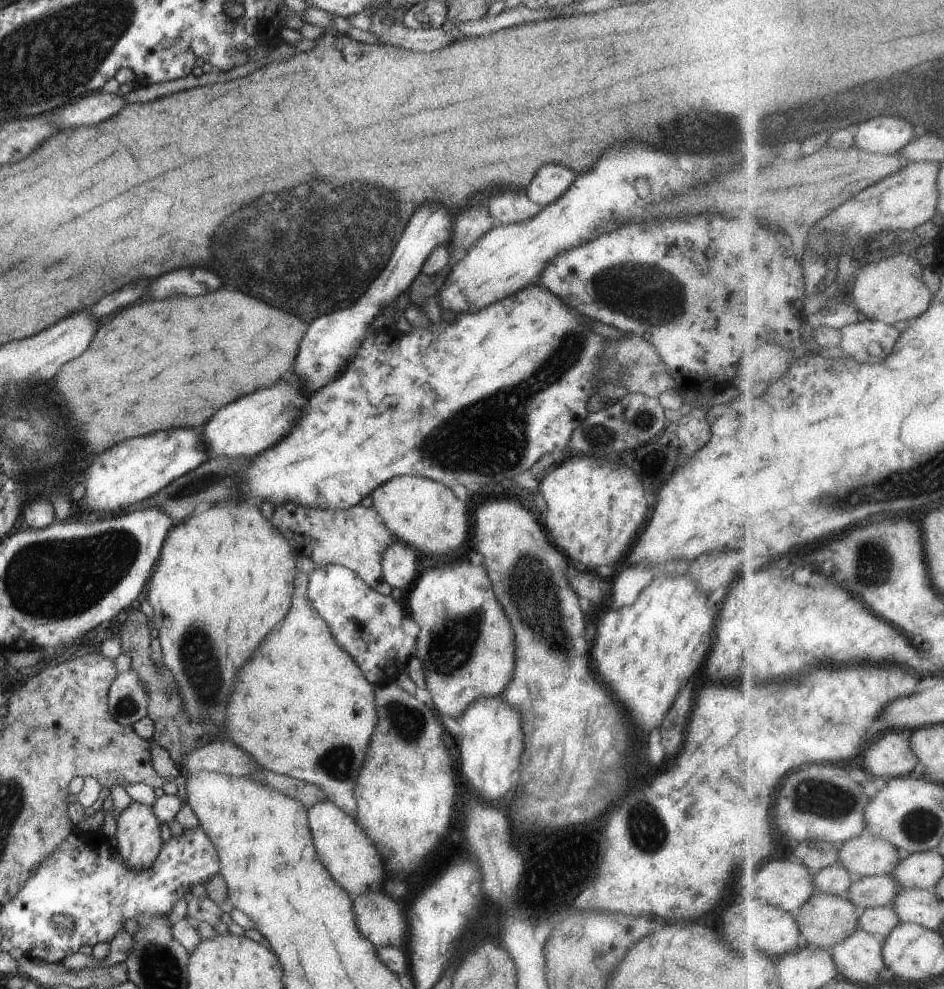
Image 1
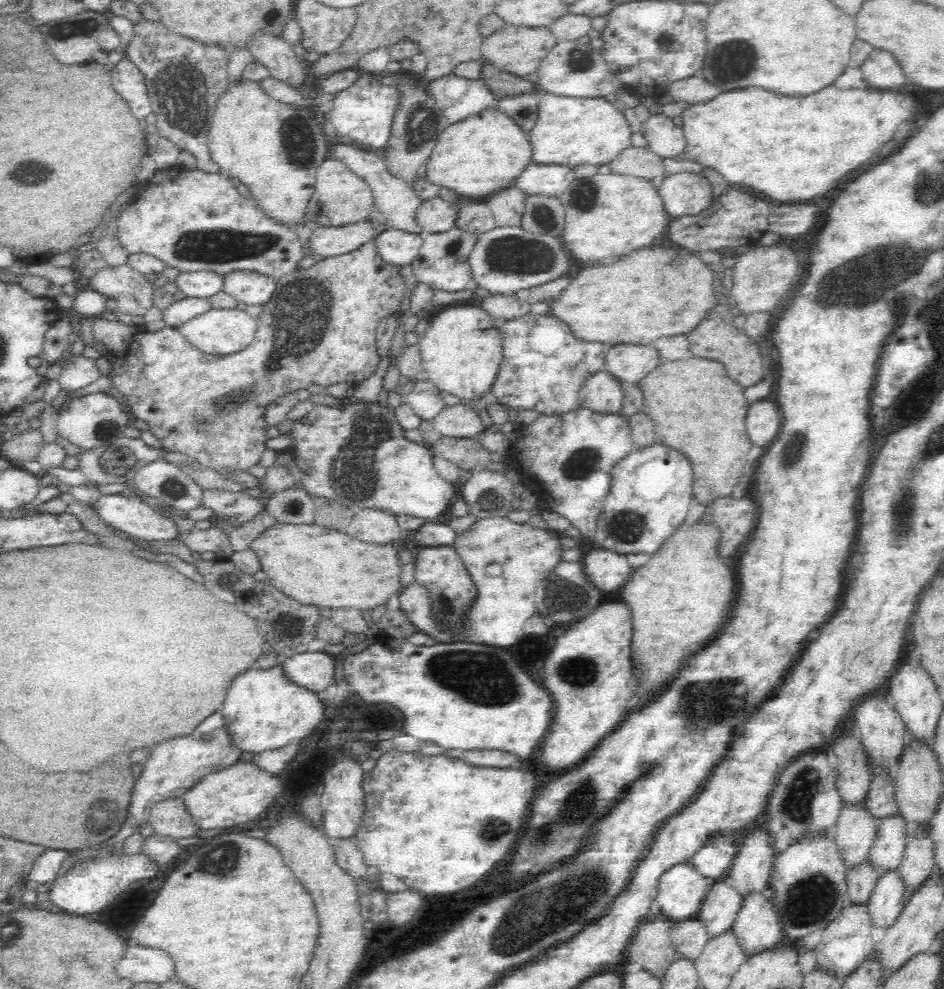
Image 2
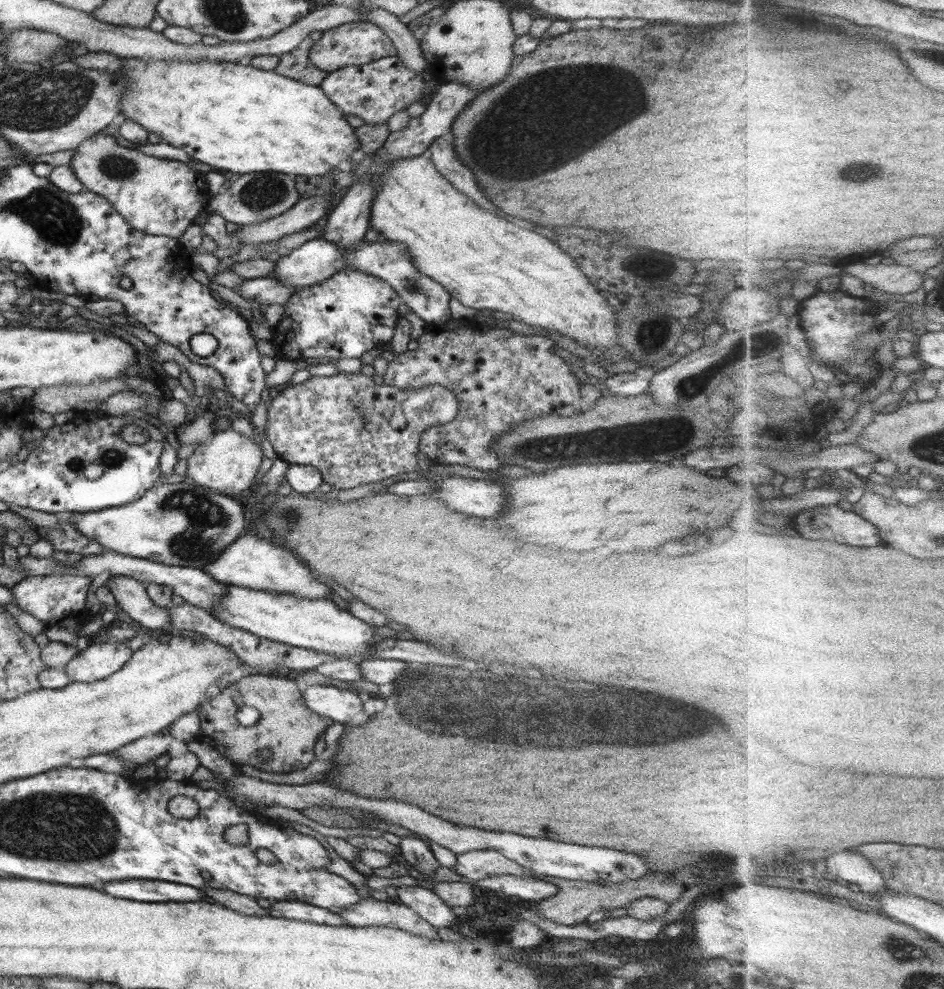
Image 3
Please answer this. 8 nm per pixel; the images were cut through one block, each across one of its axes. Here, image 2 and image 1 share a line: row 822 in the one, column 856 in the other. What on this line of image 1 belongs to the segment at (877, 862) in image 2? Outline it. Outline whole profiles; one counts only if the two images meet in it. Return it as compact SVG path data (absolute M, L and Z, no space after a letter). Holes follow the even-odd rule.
M892 874L857 877L848 898L865 911L874 907L894 906L902 889Z

